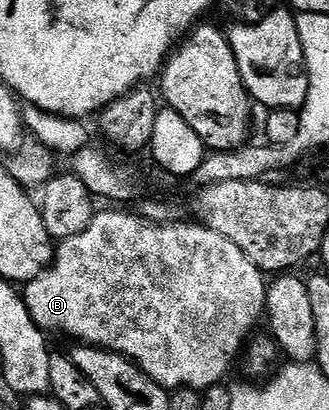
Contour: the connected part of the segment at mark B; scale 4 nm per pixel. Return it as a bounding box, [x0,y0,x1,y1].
[23,208,269,392]

